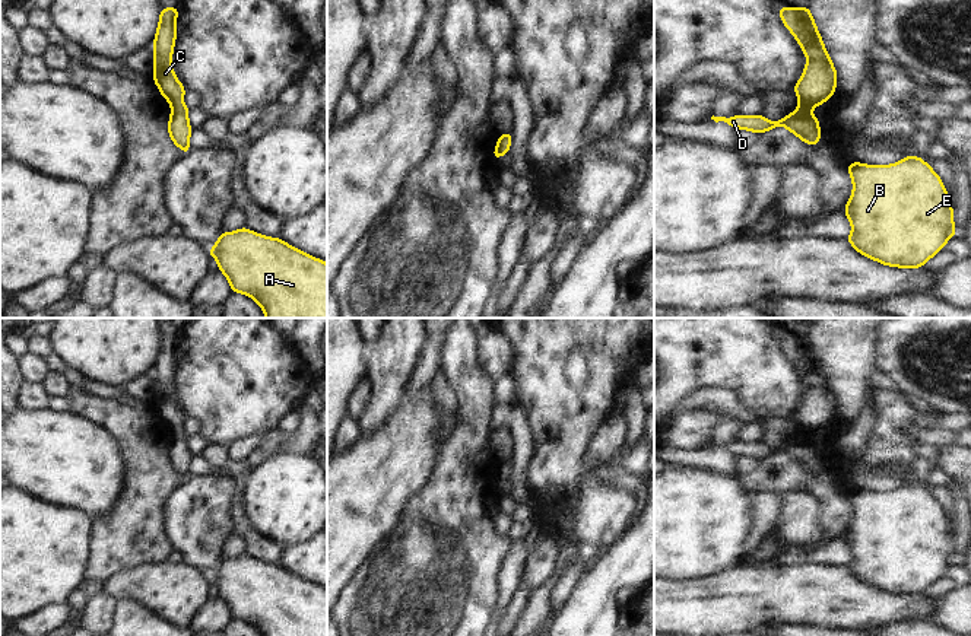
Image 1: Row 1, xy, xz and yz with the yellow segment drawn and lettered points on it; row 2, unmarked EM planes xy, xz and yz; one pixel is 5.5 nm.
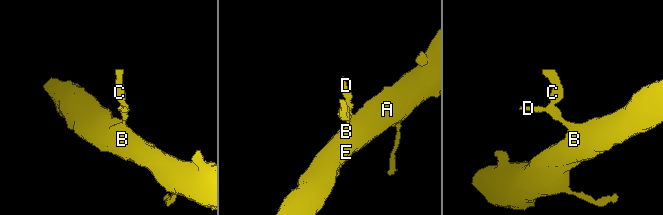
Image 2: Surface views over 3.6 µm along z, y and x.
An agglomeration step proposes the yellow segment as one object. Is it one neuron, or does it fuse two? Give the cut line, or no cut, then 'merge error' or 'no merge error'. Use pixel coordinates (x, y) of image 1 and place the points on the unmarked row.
no cut; no merge error

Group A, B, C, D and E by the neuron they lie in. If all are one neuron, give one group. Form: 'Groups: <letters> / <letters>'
Groups: A B C D E.

